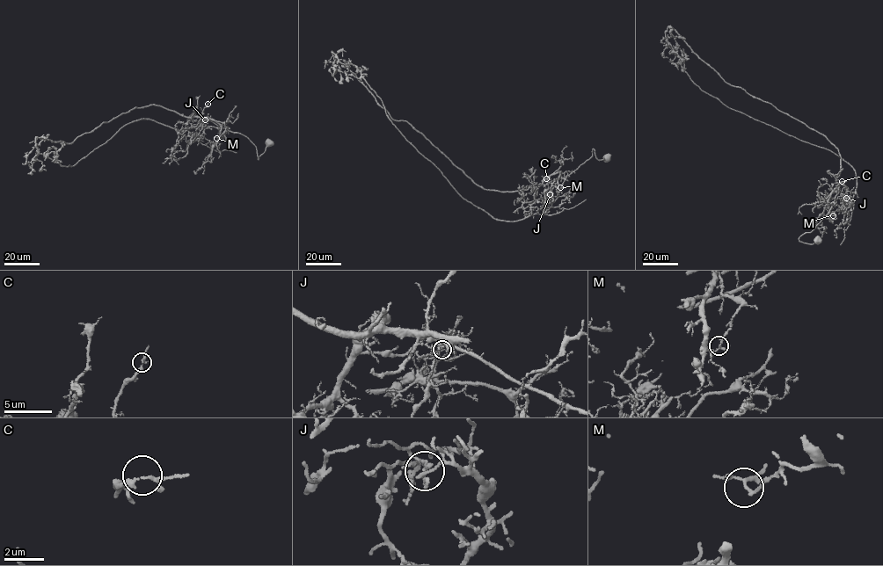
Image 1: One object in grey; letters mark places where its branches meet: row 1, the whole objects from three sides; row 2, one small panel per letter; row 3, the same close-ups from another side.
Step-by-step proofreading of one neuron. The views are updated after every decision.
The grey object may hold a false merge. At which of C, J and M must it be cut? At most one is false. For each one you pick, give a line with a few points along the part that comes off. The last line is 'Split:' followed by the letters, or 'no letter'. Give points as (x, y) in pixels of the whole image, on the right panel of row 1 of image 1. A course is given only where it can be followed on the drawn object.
J: course (846, 198), (852, 204), (857, 183), (846, 162), (830, 150), (727, 107), (690, 79), (675, 54)
Split: J

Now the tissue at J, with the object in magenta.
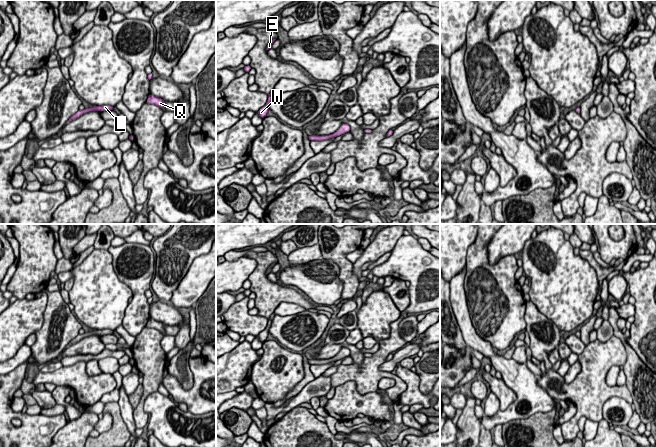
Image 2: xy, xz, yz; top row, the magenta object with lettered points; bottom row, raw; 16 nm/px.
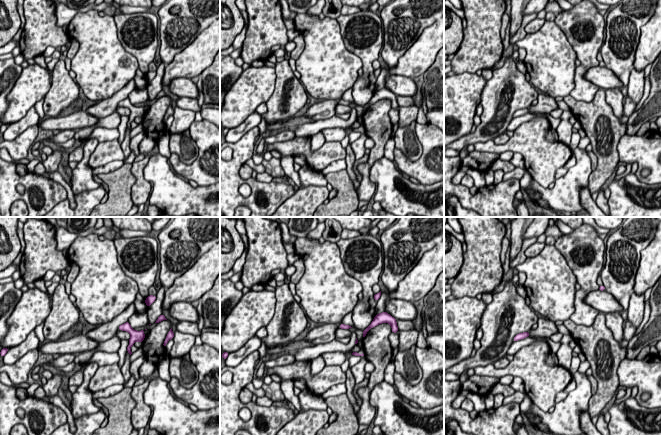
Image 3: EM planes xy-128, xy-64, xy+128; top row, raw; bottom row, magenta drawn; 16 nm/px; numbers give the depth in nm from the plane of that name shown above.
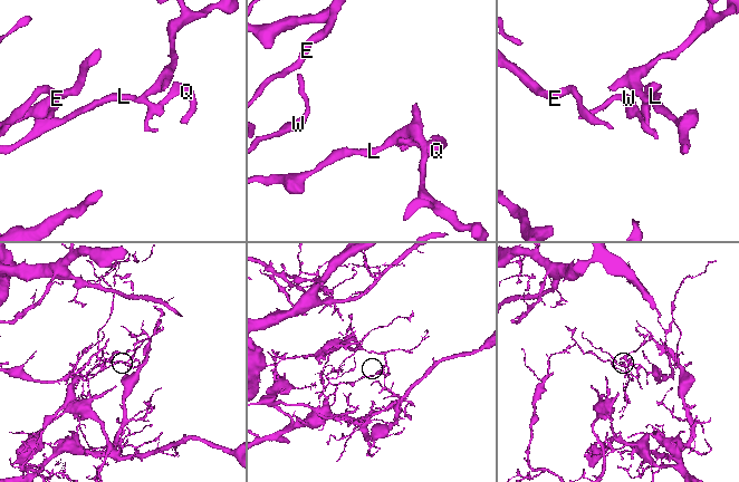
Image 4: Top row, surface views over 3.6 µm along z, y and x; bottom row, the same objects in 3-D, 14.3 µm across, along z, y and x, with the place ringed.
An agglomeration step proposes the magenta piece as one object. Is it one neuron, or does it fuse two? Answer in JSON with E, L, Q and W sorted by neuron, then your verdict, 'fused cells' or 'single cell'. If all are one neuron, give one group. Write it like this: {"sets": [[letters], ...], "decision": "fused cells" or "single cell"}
{"sets": [["E", "W"], ["L", "Q"]], "decision": "fused cells"}

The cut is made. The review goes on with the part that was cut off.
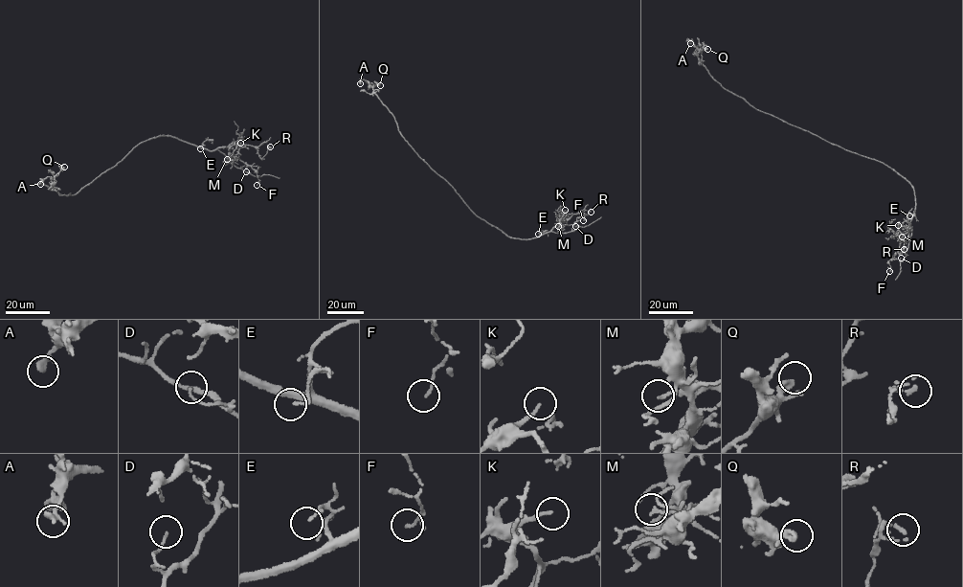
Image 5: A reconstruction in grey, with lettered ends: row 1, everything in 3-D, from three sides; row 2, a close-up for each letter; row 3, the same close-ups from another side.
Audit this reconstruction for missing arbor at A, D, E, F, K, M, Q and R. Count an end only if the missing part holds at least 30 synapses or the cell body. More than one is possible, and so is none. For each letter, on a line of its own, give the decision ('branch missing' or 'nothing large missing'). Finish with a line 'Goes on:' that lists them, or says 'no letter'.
A: nothing large missing
D: nothing large missing
E: nothing large missing
F: nothing large missing
K: nothing large missing
M: nothing large missing
Q: nothing large missing
R: nothing large missing
Goes on: no letter

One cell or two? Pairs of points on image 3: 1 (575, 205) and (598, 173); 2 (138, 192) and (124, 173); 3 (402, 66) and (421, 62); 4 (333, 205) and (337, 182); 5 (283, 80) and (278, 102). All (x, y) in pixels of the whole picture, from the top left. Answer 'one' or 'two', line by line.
1: two
2: two
3: one
4: one
5: one

